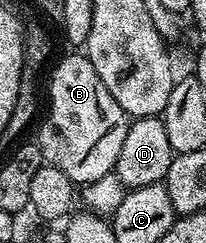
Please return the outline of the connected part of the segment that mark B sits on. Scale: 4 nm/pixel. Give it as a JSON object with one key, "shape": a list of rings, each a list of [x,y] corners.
{"shape":[[[87,55],[64,56],[58,60],[52,72],[52,85],[48,88],[52,109],[44,121],[39,121],[38,143],[45,161],[62,170],[73,184],[93,184],[98,178],[113,175],[130,117],[118,102],[114,102]]]}

